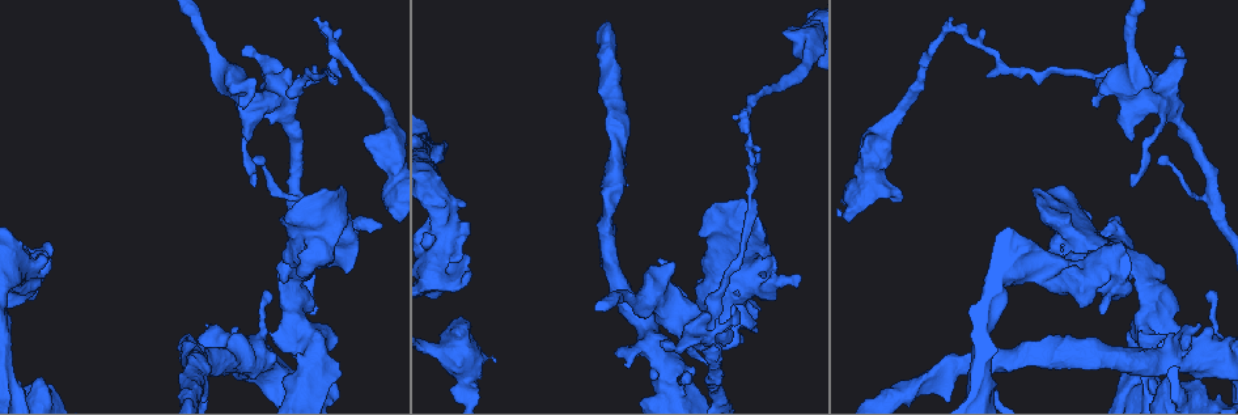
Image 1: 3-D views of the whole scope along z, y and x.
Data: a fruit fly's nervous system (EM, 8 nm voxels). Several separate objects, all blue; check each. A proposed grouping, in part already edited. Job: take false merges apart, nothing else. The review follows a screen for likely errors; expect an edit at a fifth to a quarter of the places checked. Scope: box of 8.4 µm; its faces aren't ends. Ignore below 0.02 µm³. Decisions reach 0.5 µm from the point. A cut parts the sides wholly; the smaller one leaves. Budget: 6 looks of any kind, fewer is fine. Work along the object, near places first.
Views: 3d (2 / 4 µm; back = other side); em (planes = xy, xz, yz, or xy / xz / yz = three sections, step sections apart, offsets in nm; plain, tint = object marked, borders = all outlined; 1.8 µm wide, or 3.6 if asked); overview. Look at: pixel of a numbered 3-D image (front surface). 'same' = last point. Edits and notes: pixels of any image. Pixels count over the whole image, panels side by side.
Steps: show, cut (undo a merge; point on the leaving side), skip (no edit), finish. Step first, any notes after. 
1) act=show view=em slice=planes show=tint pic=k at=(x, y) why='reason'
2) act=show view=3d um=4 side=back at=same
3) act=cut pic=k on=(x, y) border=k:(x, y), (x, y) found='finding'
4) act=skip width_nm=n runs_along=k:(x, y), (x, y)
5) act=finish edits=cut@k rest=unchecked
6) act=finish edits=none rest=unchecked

act=show view=em um=3.6 slice=xz step=4 show=tint pic=1 at=(317, 377) why='three-way junction'

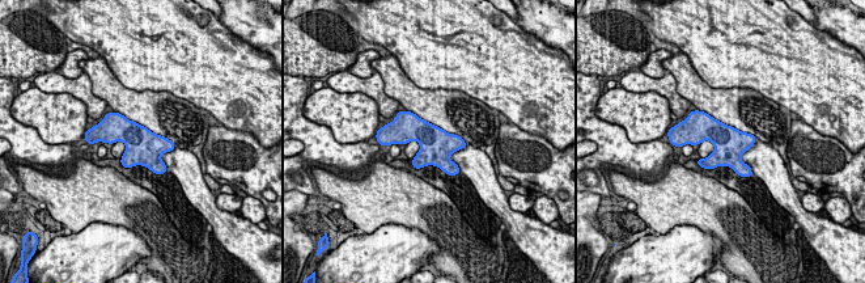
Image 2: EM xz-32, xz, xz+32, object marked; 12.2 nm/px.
act=show view=em um=3.6 slice=planes show=tint at=same why='cut it another way'

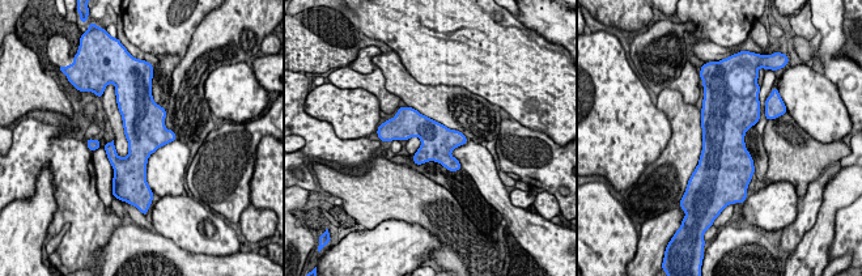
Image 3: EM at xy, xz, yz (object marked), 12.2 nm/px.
act=skip found='one cell here'

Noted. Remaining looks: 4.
act=show view=em slice=xy step=4 show=tint pic=1 at=(325, 27) why='sharp bend'

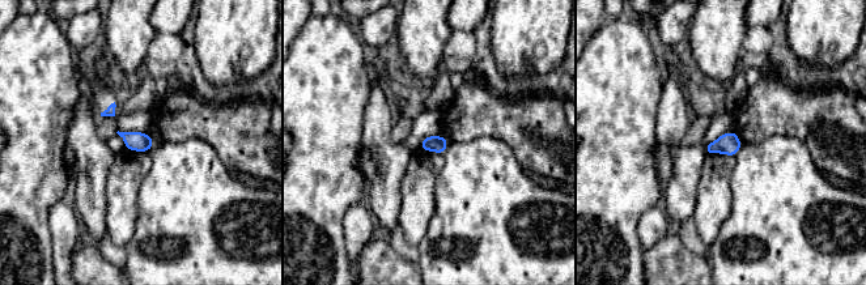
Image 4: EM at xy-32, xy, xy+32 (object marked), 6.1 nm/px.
act=show view=em slice=planes show=tint at=same

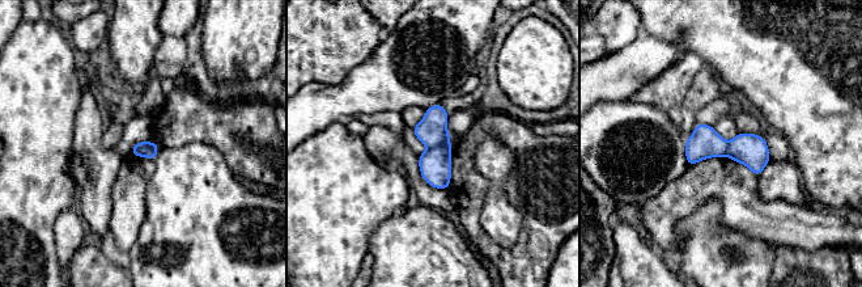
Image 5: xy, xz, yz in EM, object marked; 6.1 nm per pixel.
act=cut pic=5 on=(432, 130) width_nm=110 found='two cells meet here'

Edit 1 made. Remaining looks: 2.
act=show view=overview why='redraw'

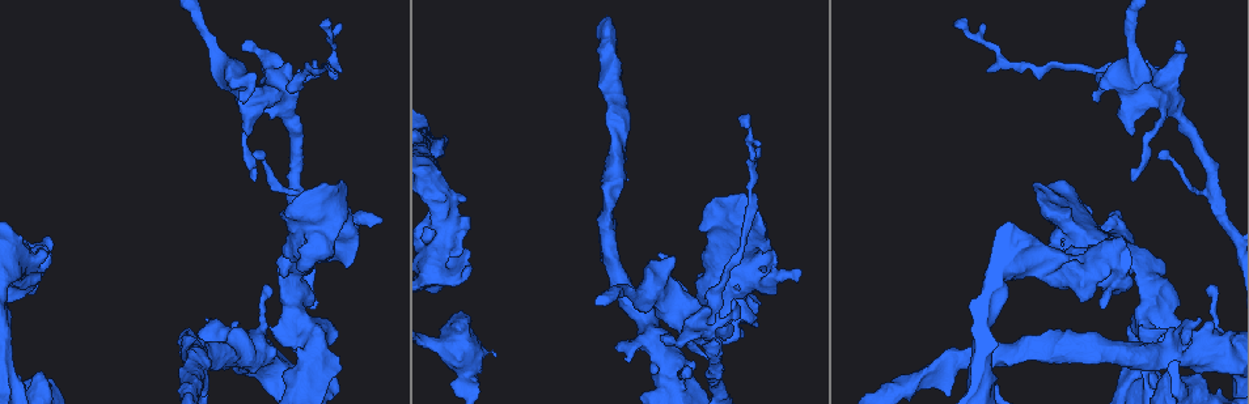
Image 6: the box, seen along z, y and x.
act=show view=em slice=planes show=tint pic=6 at=(444, 224) why='a fork'

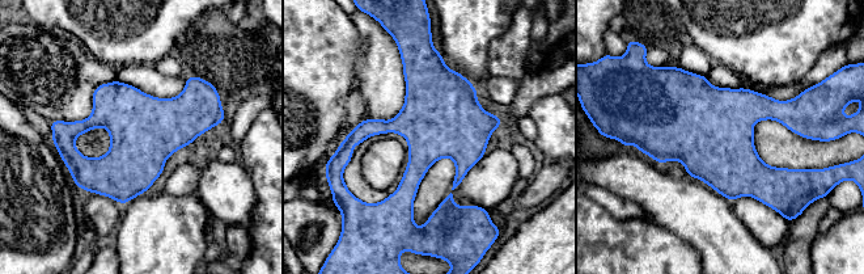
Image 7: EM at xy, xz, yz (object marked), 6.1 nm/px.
act=skip found='continuous, no second cell'

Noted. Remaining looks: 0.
act=finish edits=cut@5 rest=unchecked

